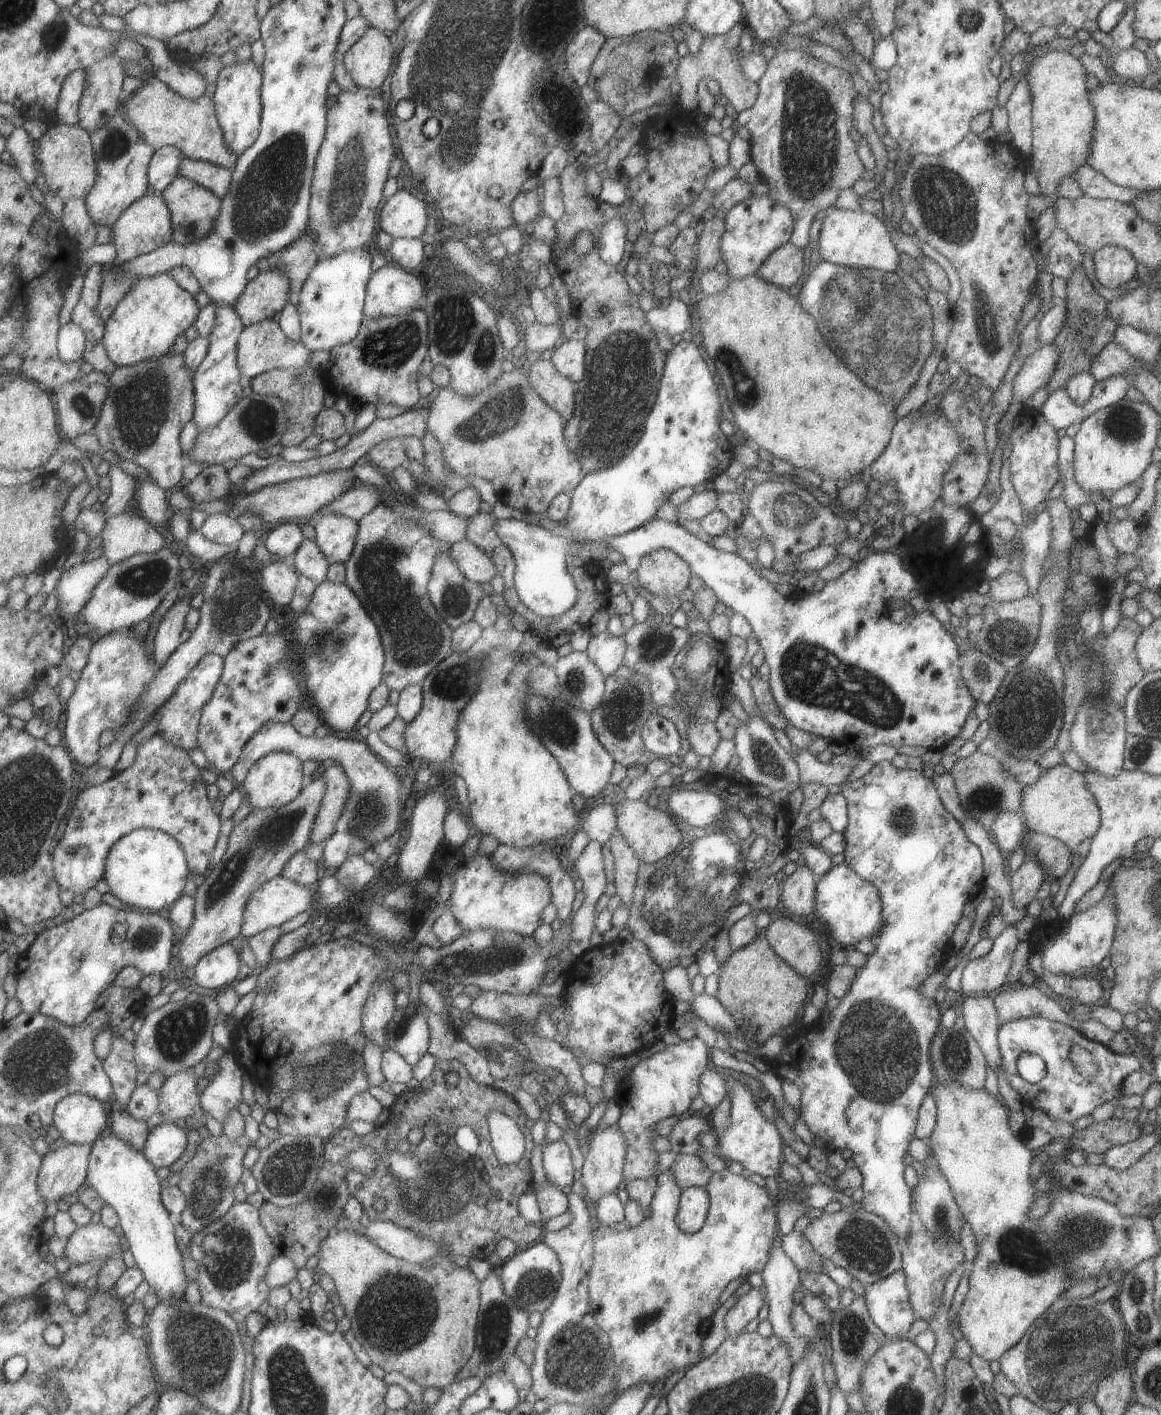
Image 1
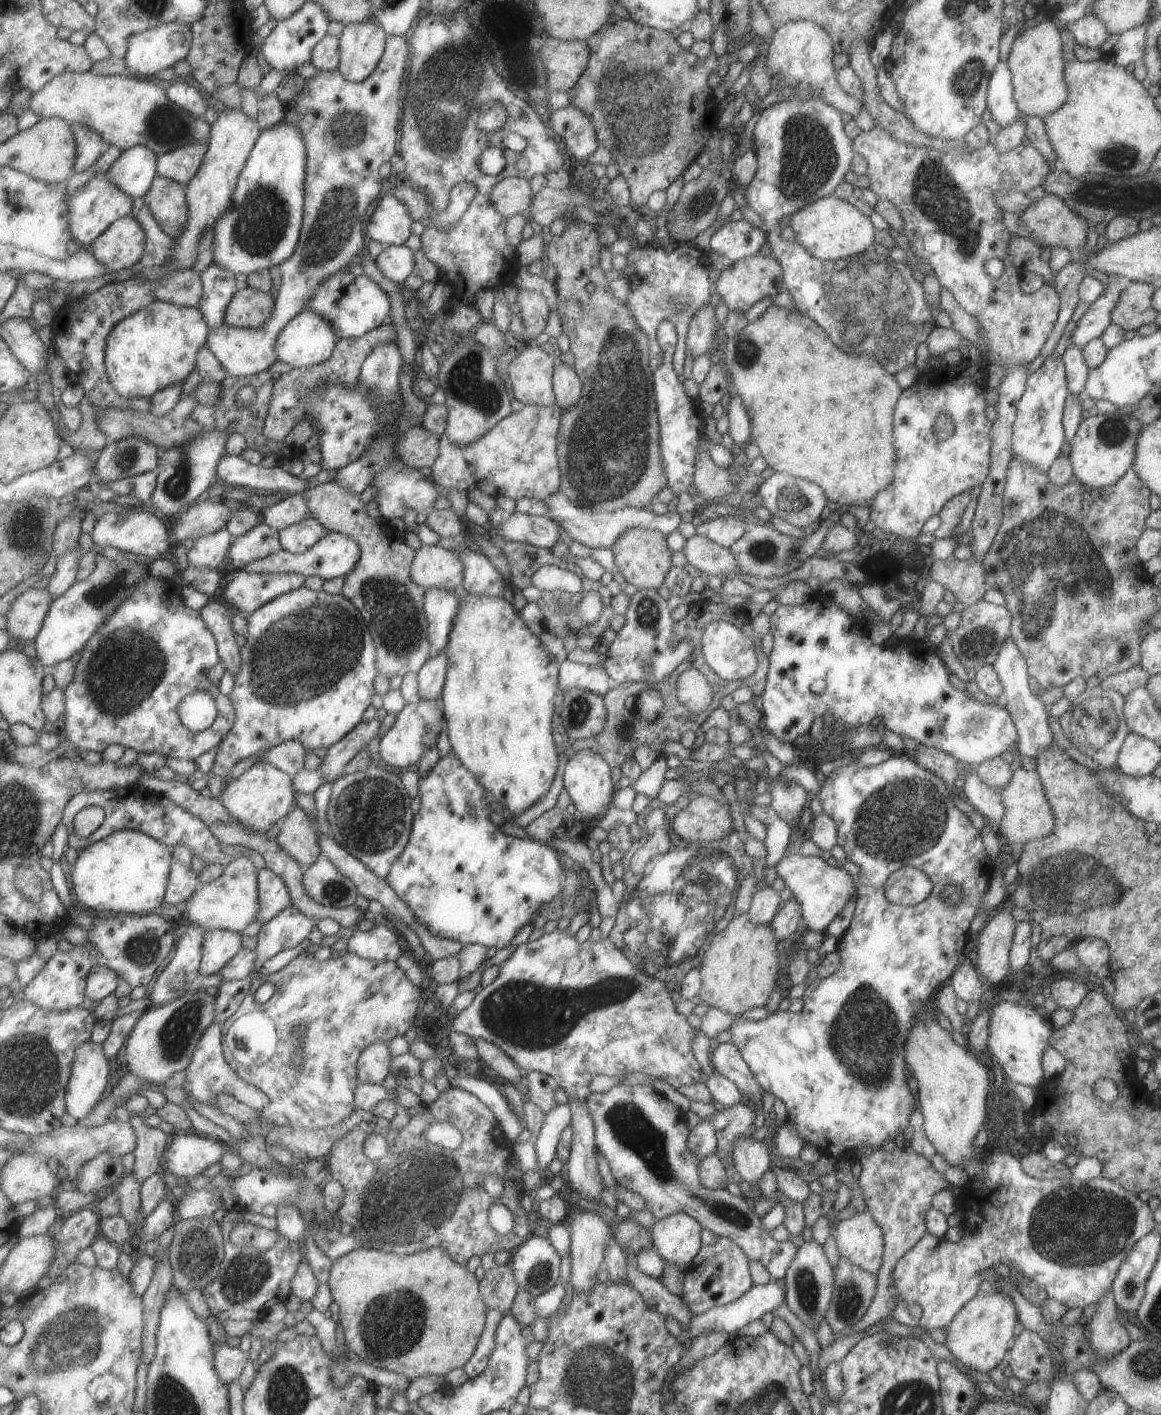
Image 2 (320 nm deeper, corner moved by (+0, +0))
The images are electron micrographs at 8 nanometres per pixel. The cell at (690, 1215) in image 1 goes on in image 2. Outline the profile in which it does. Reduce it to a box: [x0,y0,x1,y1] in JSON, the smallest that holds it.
[650,1212,704,1270]

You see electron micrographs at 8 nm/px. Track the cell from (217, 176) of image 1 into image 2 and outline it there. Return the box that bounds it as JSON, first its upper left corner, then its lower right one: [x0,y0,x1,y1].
[159,142,208,185]

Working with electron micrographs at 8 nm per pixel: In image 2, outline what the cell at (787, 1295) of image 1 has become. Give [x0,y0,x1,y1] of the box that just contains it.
[733,1136,773,1201]

